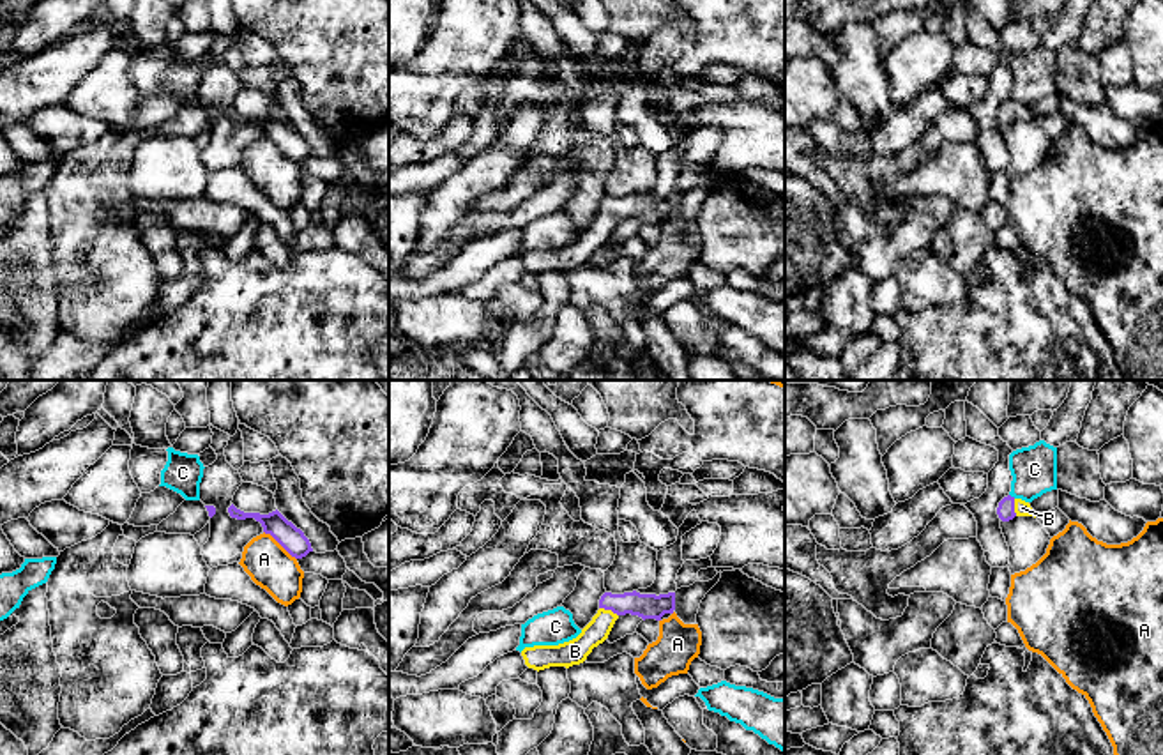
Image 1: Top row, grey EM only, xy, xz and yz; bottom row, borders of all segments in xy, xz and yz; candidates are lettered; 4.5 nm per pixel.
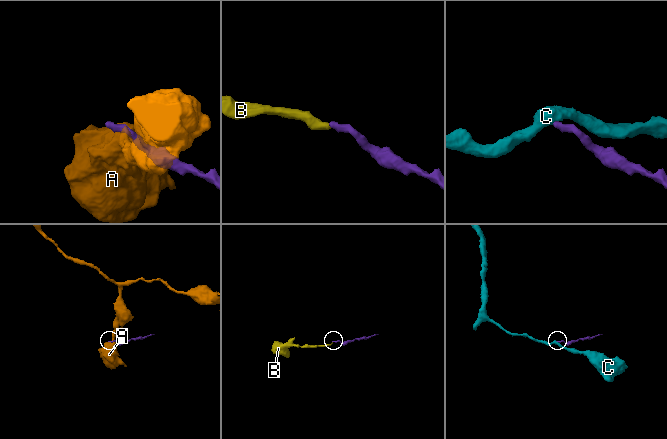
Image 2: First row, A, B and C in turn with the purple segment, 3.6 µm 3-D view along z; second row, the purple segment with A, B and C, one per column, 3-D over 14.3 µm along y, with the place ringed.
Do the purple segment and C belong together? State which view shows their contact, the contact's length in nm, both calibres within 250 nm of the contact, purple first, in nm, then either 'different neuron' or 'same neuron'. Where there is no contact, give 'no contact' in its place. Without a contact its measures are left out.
contact in yz; length 40 nm; calibres 80 and 200 nm; different neuron

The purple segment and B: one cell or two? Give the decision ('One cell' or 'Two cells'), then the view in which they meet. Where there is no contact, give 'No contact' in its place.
One cell. Touches purple in xz

